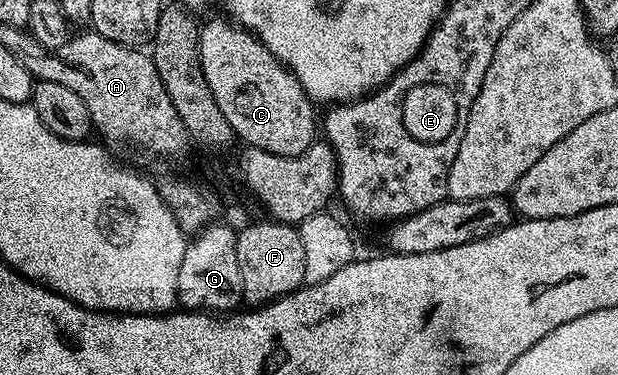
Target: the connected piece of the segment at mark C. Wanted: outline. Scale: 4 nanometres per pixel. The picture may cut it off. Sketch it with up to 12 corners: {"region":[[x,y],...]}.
{"region":[[199,30],[201,67],[242,143],[299,156],[314,103],[254,34]]}

